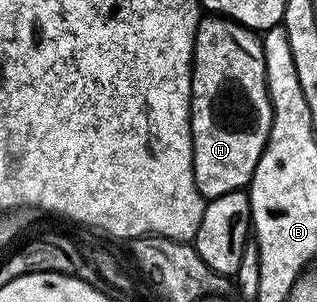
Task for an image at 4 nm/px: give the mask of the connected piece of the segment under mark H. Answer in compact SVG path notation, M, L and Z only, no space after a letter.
M202 17L195 32L191 77L189 131L193 133L193 175L199 192L208 200L248 187L253 179L255 164L259 164L259 156L263 156L263 148L269 139L273 109L267 92L261 38L227 17Z

